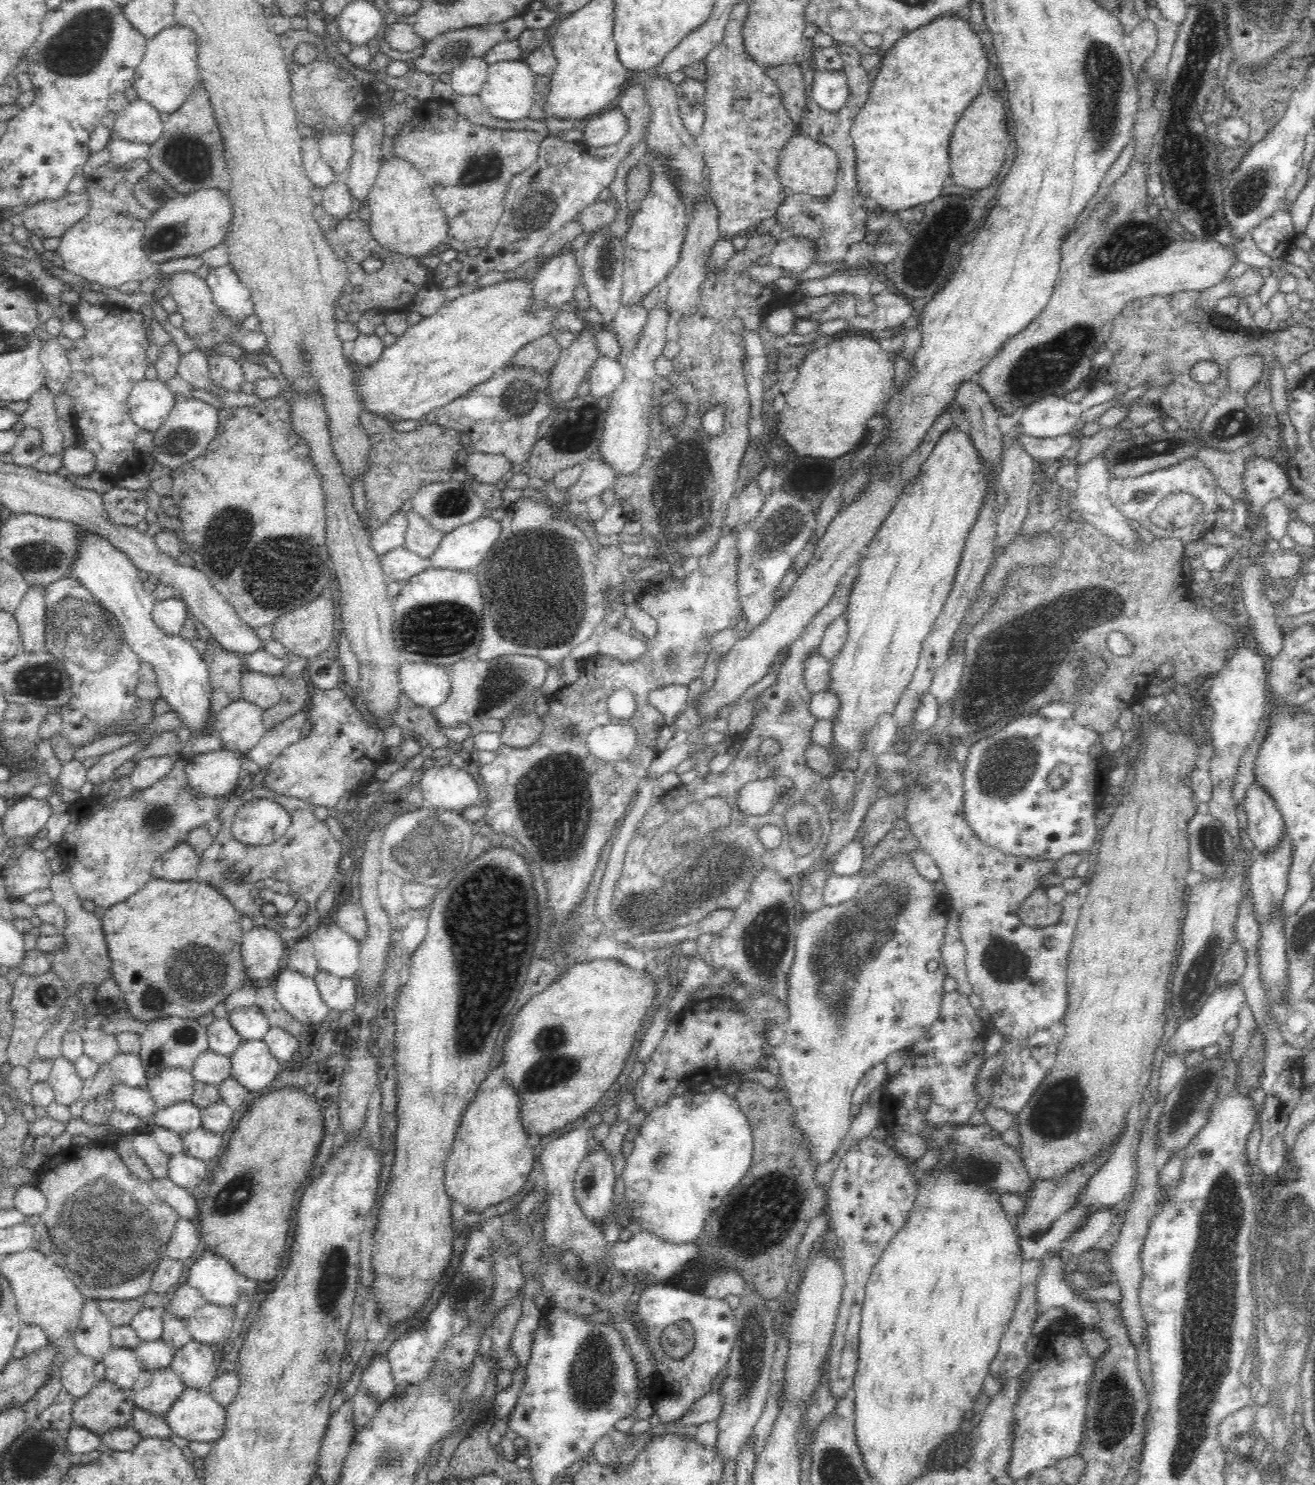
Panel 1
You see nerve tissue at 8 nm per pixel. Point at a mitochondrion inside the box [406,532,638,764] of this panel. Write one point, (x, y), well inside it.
(502, 683)

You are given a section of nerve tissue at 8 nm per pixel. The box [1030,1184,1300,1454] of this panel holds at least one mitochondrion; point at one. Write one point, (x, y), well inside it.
(1114, 1419)

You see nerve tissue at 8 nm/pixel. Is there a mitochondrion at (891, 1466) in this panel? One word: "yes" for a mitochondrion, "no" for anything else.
no

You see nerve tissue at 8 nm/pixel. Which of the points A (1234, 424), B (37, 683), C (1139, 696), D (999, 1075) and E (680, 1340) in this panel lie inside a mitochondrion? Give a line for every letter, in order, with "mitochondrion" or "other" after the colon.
A: mitochondrion
B: mitochondrion
C: other
D: mitochondrion
E: mitochondrion

